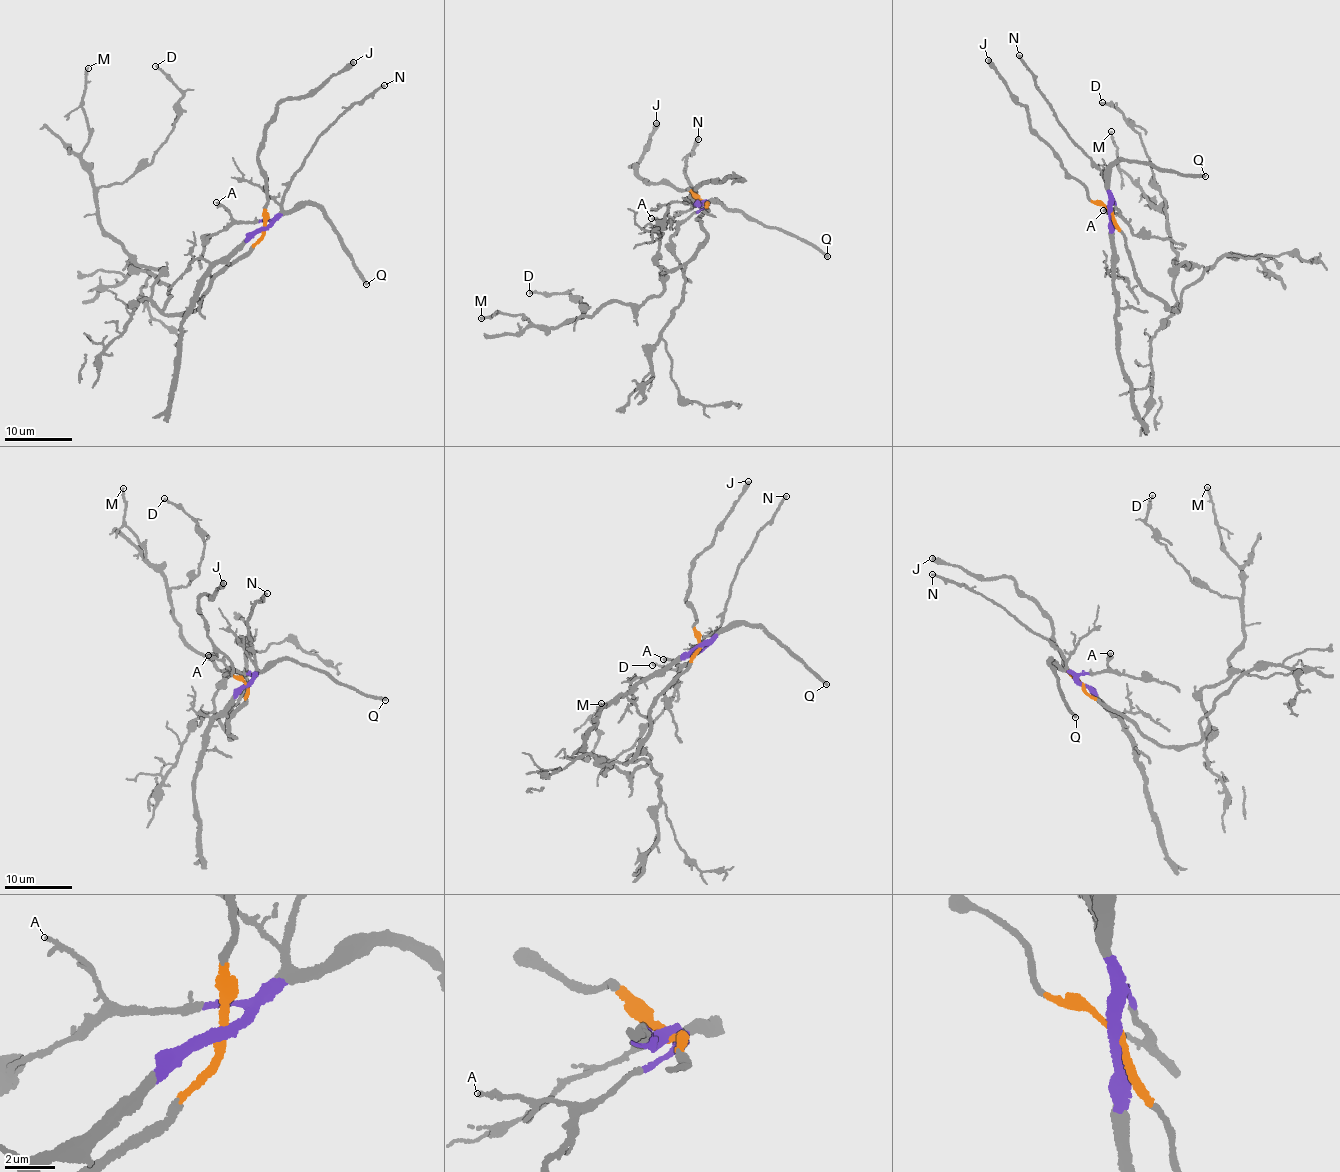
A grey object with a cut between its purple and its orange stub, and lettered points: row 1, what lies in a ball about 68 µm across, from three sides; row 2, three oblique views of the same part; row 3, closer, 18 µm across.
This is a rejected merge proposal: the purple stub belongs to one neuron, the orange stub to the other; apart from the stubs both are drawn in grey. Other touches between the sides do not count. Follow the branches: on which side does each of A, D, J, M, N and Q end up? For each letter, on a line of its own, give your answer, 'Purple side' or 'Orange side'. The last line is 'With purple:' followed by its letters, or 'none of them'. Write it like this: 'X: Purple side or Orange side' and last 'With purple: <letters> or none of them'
A: Purple side
D: Orange side
J: Orange side
M: Orange side
N: Purple side
Q: Purple side
With purple: A, N, Q

